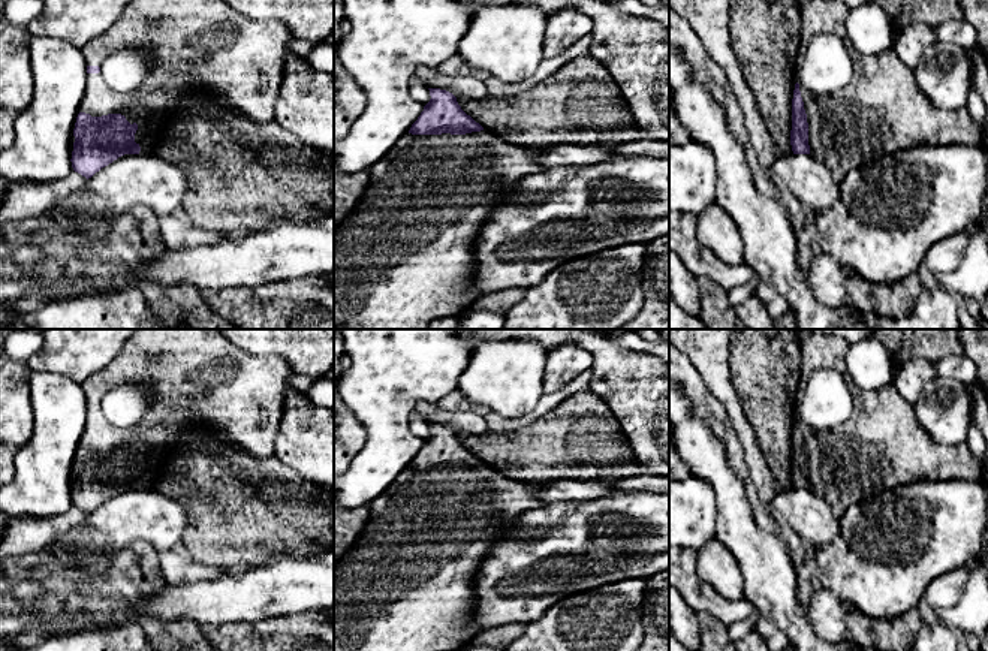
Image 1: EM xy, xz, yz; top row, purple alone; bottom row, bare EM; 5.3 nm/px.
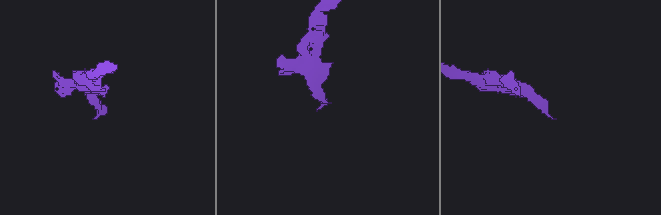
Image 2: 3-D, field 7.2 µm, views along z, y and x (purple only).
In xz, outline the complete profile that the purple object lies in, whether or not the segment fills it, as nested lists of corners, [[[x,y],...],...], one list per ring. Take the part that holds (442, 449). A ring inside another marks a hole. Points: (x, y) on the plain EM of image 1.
[[[428,424],[430,437],[410,465],[394,483],[368,504],[368,521],[353,546],[334,563],[334,651],[461,651],[470,645],[478,632],[473,617],[473,581],[490,548],[503,537],[506,528],[521,513],[543,504],[539,498],[540,482],[507,479],[500,470],[485,465],[457,437],[457,433],[440,424]]]

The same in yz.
[[[894,385],[876,391],[859,389],[853,395],[853,410],[844,424],[813,431],[802,430],[796,418],[792,434],[793,489],[811,489],[831,506],[837,518],[841,518],[849,506],[906,483],[985,479],[984,465],[973,456],[967,443],[934,441],[919,425],[913,404],[906,401]]]

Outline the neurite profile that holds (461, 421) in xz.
[[[421,401],[416,412],[425,422],[446,425],[457,434],[484,434],[488,431],[485,416],[473,410],[448,410],[439,404]]]

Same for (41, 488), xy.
[[[31,371],[34,430],[13,458],[15,476],[0,486],[0,512],[13,518],[52,518],[73,506],[73,464],[85,427],[87,398],[76,382]]]

